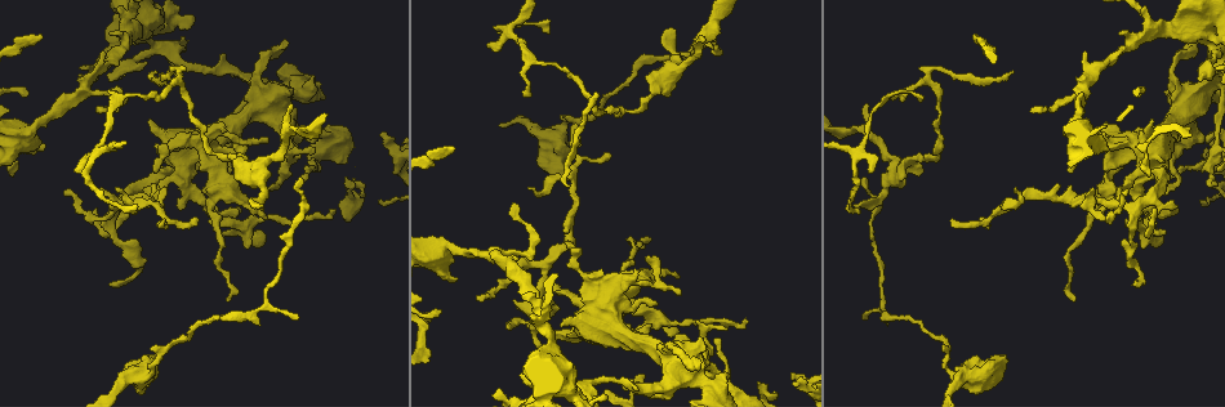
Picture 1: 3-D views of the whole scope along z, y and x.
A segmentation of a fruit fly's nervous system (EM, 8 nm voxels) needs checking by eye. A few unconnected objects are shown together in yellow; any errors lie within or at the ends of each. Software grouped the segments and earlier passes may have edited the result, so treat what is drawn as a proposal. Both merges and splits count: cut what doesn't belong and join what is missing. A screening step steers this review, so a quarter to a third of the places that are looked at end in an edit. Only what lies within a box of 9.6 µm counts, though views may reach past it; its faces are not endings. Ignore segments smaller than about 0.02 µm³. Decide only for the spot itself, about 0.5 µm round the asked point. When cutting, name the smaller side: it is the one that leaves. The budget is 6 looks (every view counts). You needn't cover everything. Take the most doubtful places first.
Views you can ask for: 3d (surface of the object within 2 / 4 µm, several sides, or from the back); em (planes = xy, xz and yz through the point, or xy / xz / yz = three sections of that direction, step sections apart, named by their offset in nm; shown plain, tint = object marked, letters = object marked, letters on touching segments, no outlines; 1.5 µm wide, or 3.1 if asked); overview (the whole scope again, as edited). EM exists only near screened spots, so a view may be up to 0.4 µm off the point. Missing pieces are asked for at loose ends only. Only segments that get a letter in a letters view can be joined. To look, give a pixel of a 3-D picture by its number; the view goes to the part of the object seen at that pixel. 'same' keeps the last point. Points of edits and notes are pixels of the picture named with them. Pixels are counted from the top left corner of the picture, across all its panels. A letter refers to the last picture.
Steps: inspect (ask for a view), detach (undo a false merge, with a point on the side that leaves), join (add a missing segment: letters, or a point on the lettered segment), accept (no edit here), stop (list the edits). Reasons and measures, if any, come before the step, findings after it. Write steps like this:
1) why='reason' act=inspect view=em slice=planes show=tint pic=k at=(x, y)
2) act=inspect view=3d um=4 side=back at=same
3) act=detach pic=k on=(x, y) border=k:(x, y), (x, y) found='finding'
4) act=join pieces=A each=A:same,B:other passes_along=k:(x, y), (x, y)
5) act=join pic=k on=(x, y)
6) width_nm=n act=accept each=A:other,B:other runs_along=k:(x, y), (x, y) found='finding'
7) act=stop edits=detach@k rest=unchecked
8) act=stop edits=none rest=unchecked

why='an open end' act=inspect view=3d um=2 side=back pic=1 at=(312, 149)

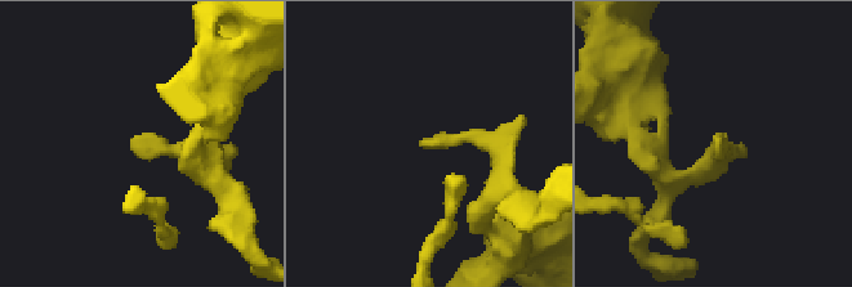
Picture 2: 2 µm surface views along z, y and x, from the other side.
act=inspect view=em slice=xz step=8 show=tint pic=2 at=(420, 142)

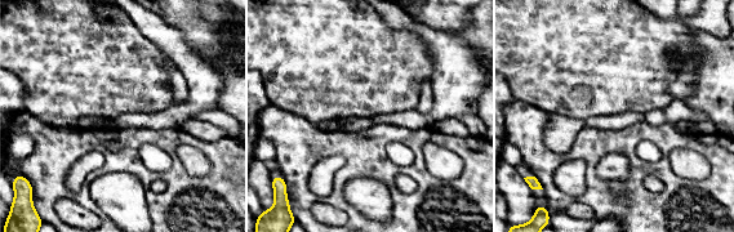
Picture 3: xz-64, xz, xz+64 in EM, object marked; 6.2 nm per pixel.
why='cut it another way' act=inspect view=em slice=planes show=letters at=same

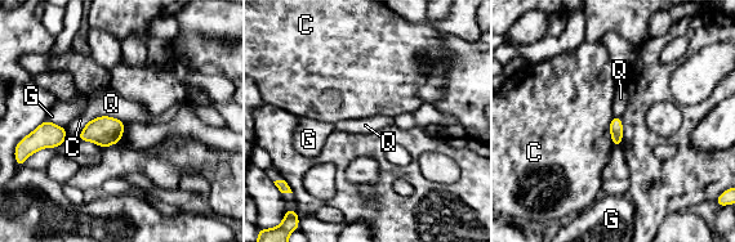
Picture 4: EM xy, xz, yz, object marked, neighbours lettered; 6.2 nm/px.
width_nm=90 act=accept each=C:other,G:other,Q:other border=4:(125, 124), (97, 116), (75, 139) found='no lettered segment goes on from it'

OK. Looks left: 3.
why='branch stops here' act=inspect view=3d um=4 pic=1 at=(575, 125)

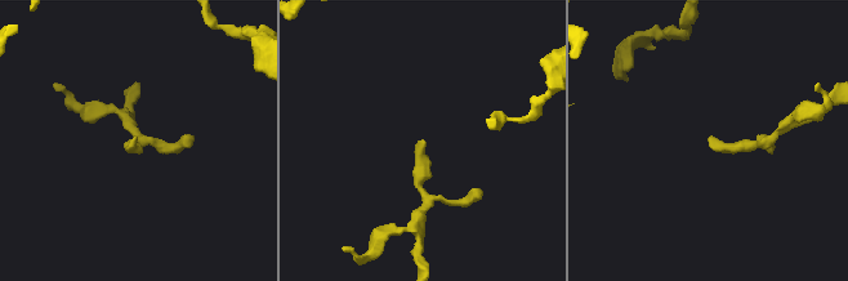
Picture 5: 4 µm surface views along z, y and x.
act=inspect view=em slice=planes show=letters pic=5 at=(136, 136)

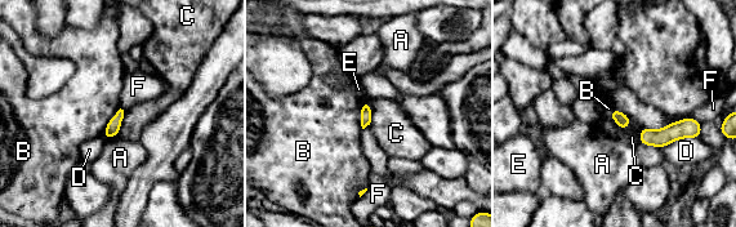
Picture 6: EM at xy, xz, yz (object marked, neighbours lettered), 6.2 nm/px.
act=accept each=A:other,B:other,C:other,D:other,E:other,F:other border=6:(701, 123), (682, 118), (642, 128) found='no lettered segment goes on from it'

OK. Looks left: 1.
act=inspect view=em slice=planes show=letters pic=1 at=(1213, 147)

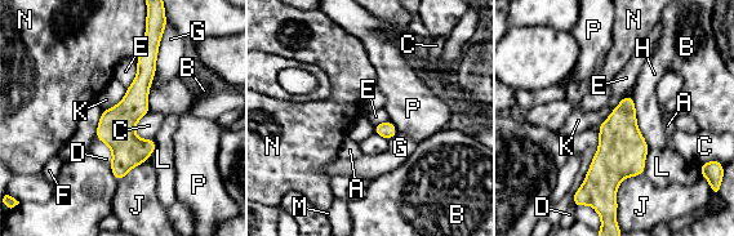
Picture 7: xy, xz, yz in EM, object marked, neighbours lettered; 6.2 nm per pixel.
longest_contact=H:340nm act=accept each=A:other,B:other,C:other,D:other,E:other,F:other,G:other,H:other,J:other,K:other,L:other,M:other,N:other,P:other runs_along=7:(147, 45), (118, 177) found='one neuron here'

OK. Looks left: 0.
act=stop edits=none rest=unchecked

